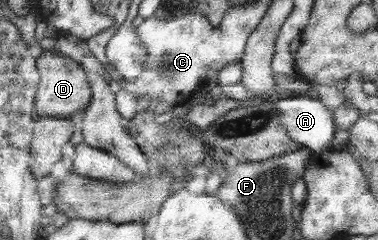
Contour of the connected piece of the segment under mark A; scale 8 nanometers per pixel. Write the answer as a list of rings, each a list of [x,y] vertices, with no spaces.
[[[286,97],[275,102],[274,111],[289,139],[315,153],[331,145],[335,132],[332,112],[320,100],[309,97]]]

